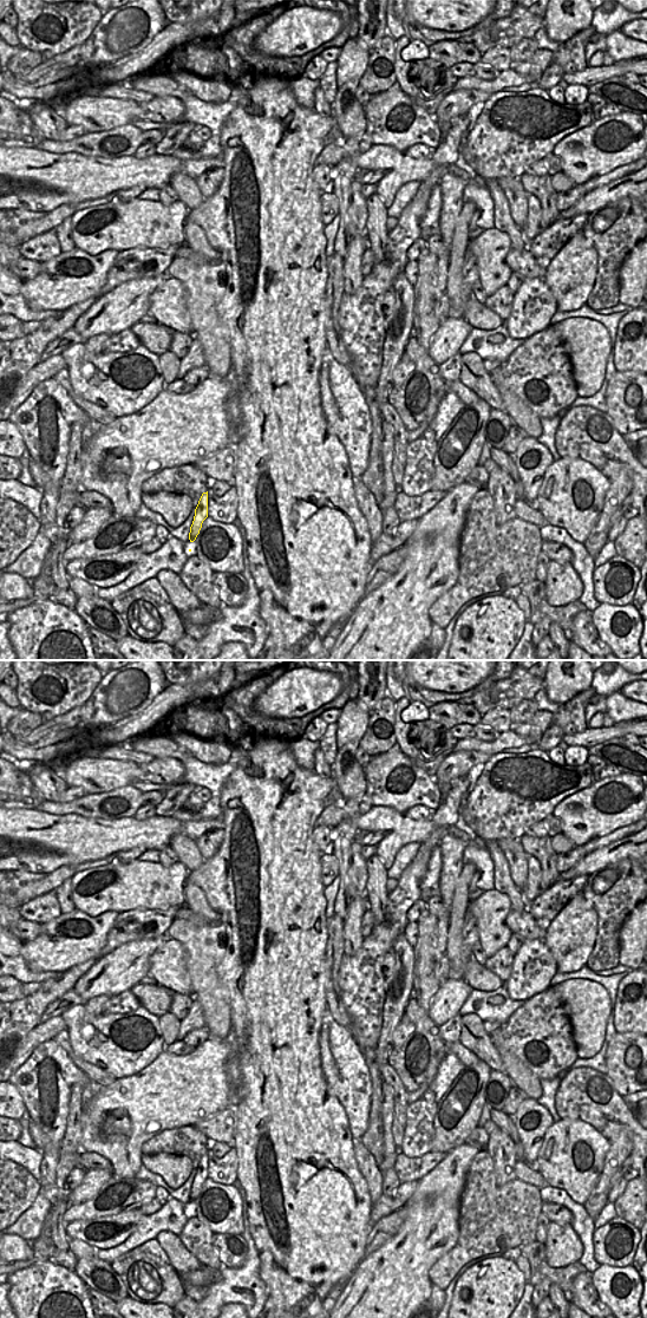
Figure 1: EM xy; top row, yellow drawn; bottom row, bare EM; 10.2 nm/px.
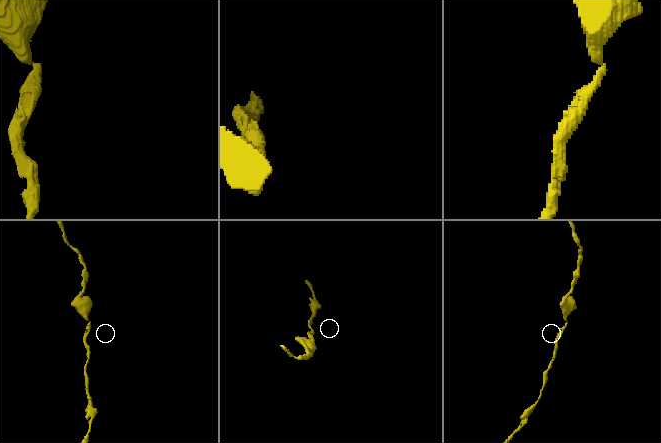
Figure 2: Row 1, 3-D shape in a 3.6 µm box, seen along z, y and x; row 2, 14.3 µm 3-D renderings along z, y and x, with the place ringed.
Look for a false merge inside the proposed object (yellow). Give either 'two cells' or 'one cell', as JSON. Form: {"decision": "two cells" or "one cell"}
{"decision": "one cell"}

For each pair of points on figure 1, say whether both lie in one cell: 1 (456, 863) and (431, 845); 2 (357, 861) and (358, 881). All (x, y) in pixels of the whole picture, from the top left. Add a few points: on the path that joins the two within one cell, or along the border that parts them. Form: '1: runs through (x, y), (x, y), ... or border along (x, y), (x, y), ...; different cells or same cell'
1: border along (445, 834), (437, 846); different cells
2: runs through (357, 866), (357, 876); same cell

